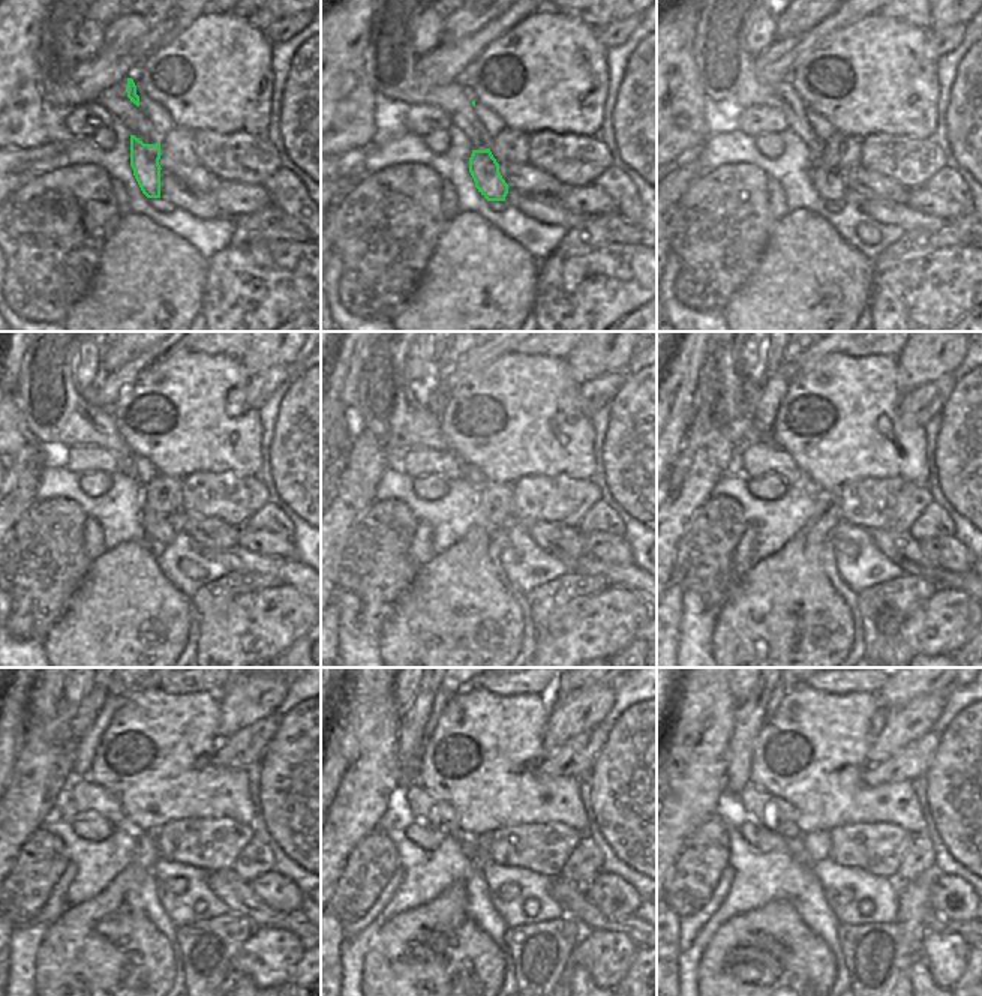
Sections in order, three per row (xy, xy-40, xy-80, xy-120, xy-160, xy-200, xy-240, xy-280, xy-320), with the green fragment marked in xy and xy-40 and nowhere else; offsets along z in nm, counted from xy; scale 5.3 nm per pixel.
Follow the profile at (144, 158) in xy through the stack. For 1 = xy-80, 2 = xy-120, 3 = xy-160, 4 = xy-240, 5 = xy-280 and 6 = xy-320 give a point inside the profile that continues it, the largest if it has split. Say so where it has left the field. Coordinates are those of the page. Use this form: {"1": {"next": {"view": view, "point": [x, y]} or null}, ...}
{"1": {"next": {"view": "xy-80", "point": [828, 183]}}, "2": {"next": {"view": "xy-120", "point": [158, 527]}}, "3": {"next": {"view": "xy-160", "point": [499, 536]}}, "4": {"next": {"view": "xy-240", "point": [176, 887]}}, "5": {"next": {"view": "xy-280", "point": [508, 891]}}, "6": {"next": {"view": "xy-320", "point": [846, 896]}}}

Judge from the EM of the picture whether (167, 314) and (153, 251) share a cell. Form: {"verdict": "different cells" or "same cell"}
{"verdict": "same cell"}

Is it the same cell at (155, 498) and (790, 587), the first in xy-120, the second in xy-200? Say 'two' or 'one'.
one

